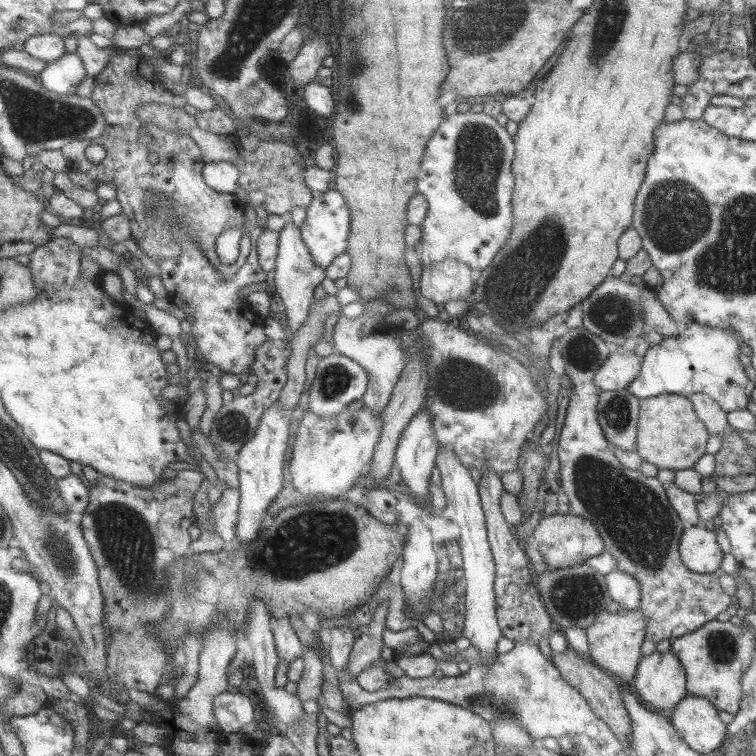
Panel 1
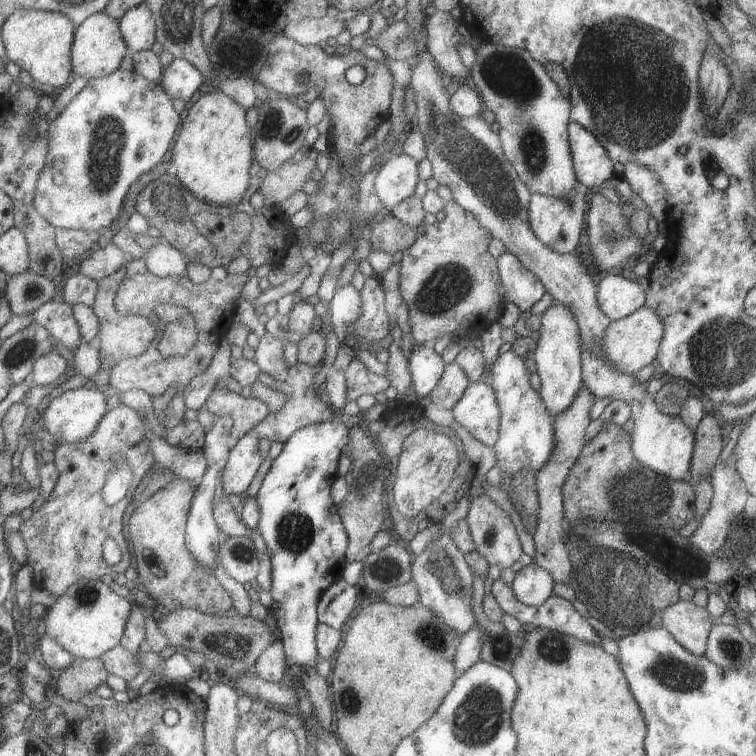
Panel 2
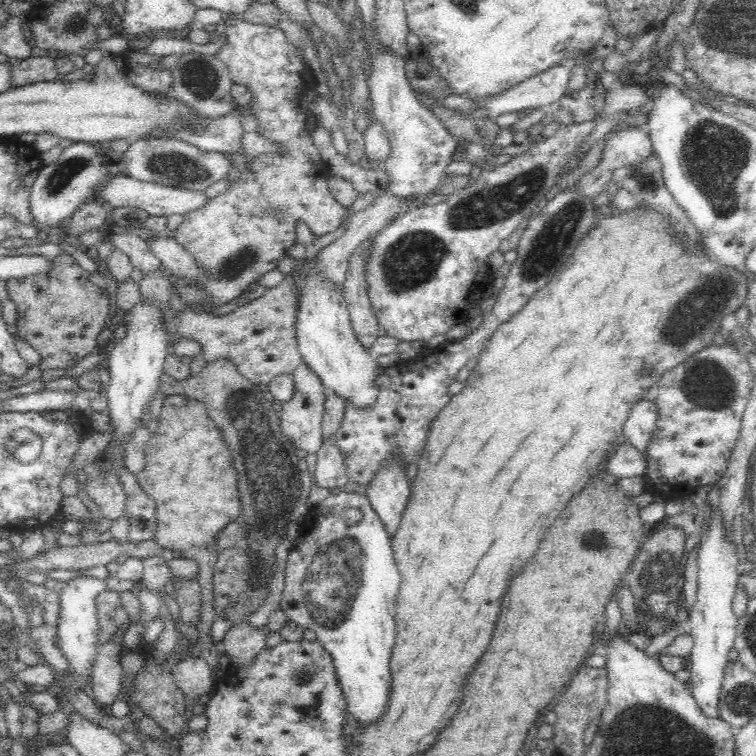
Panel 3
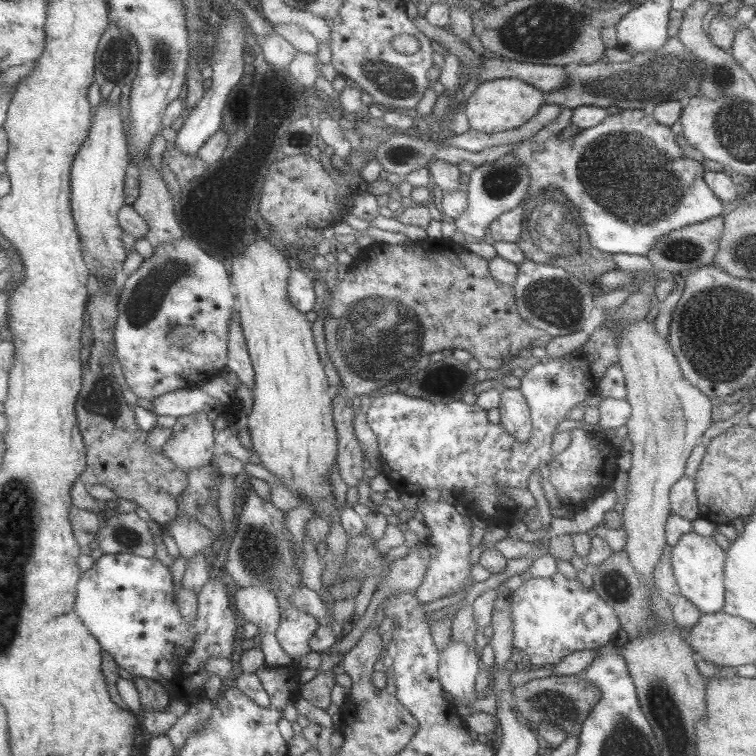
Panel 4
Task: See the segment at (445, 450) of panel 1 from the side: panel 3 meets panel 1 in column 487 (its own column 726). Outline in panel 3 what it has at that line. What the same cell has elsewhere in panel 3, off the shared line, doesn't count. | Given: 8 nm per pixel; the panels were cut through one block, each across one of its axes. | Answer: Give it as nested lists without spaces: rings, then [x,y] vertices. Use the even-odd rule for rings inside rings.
[[[721,510],[713,516],[713,529],[706,532],[702,538],[698,553],[698,580],[696,604],[692,608],[688,623],[691,624],[690,634],[694,639],[691,656],[689,687],[691,694],[702,710],[702,715],[720,718],[719,697],[723,675],[726,665],[729,663],[728,656],[733,647],[734,637],[737,636],[737,617],[732,613],[732,597],[735,586],[739,583],[736,574],[738,558],[733,541],[726,539],[724,529],[724,514]]]

